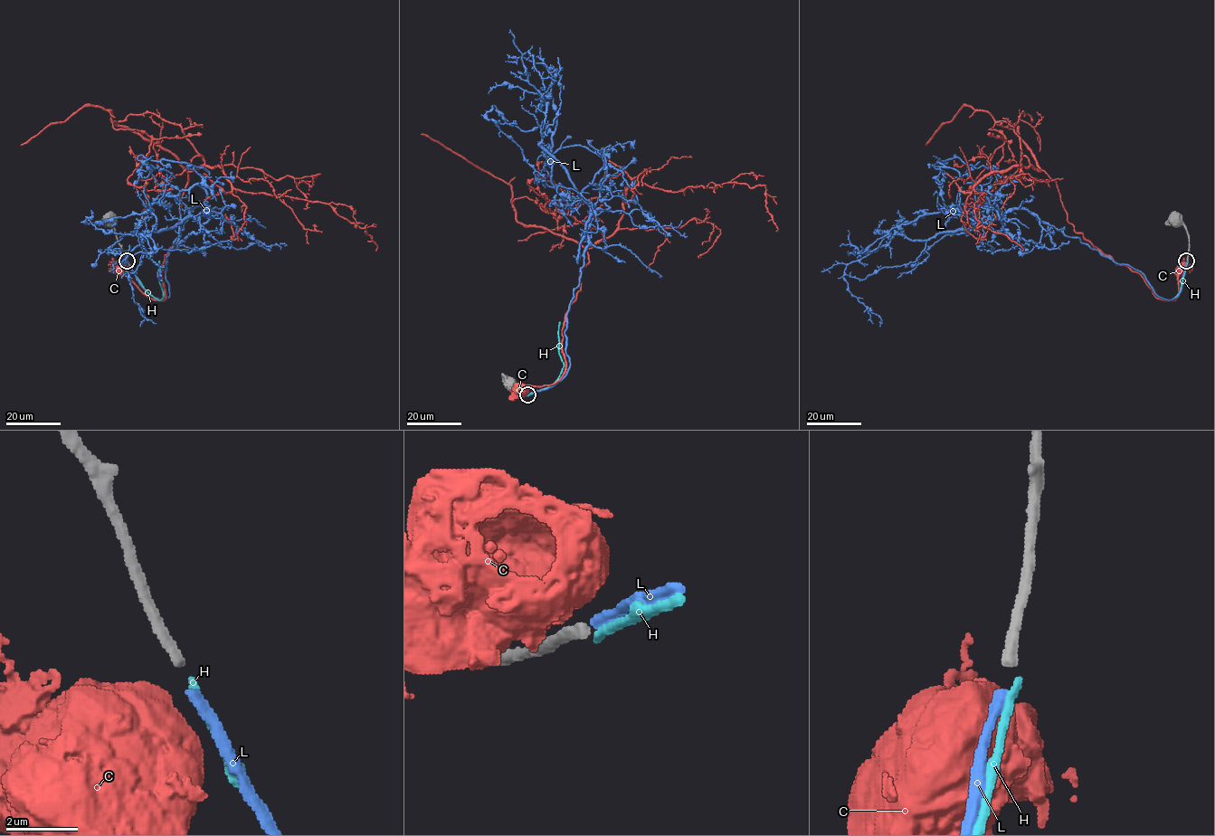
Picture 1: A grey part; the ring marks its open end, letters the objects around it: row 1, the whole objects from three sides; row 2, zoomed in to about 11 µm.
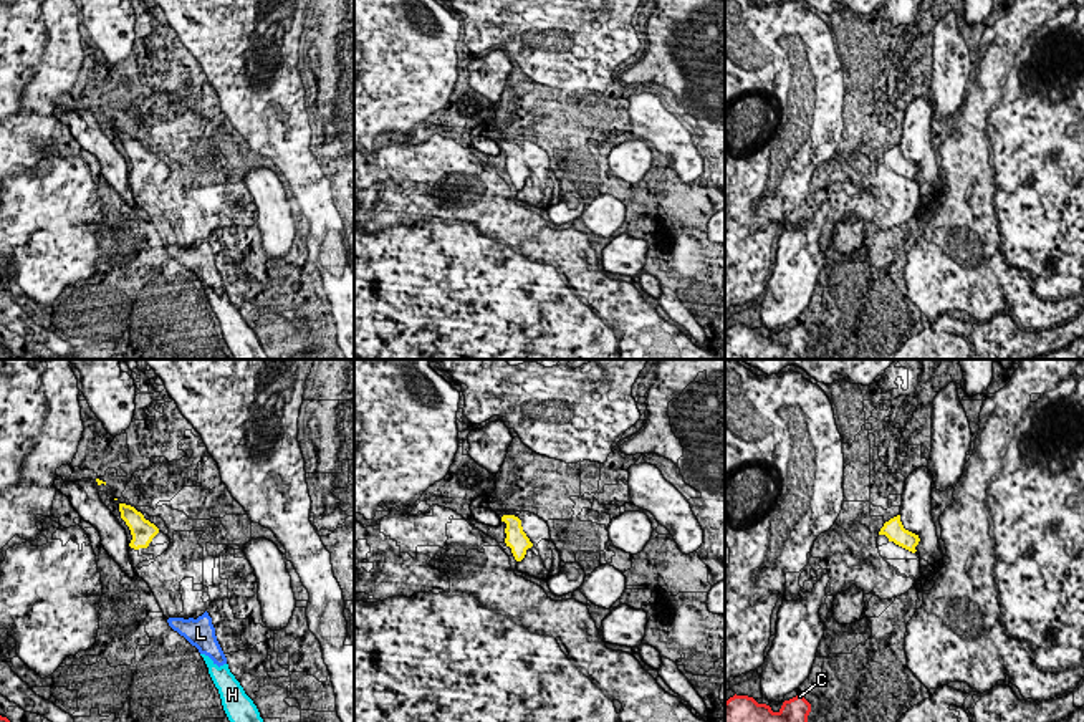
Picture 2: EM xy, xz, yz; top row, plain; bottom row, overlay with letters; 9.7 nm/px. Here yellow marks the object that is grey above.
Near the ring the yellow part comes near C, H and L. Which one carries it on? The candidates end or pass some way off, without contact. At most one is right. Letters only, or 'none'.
L

